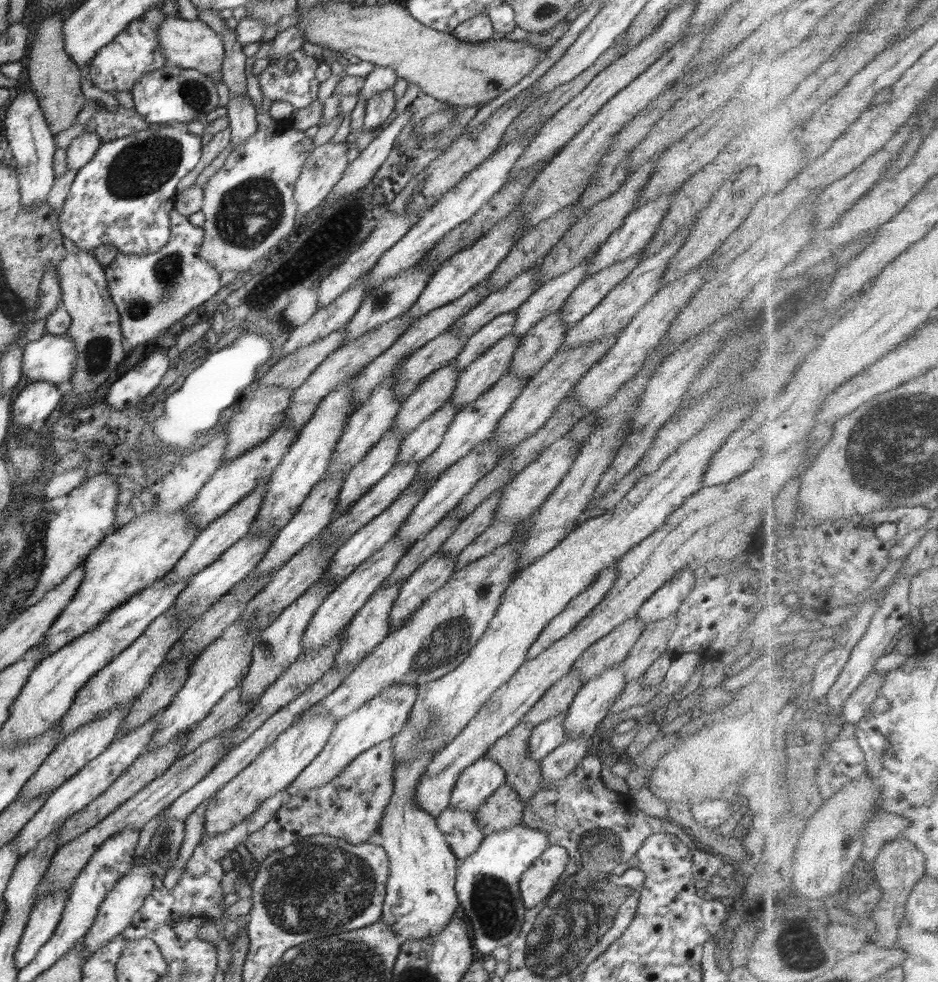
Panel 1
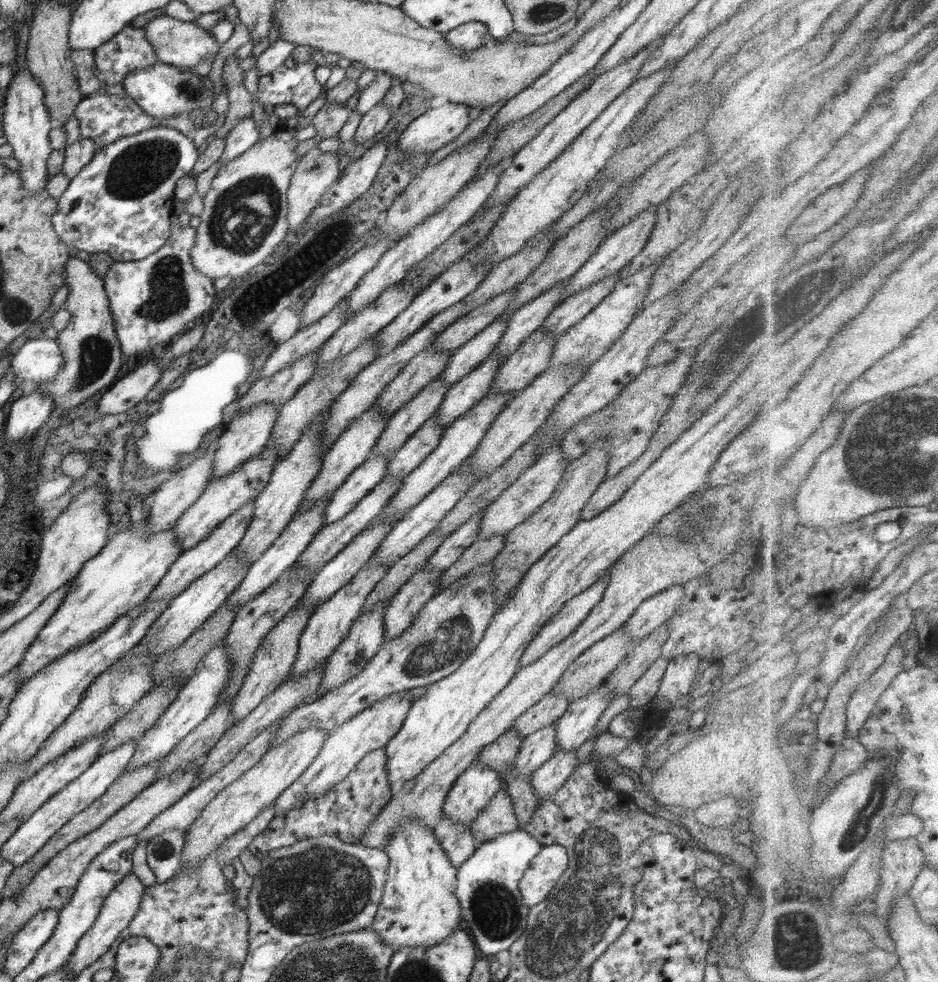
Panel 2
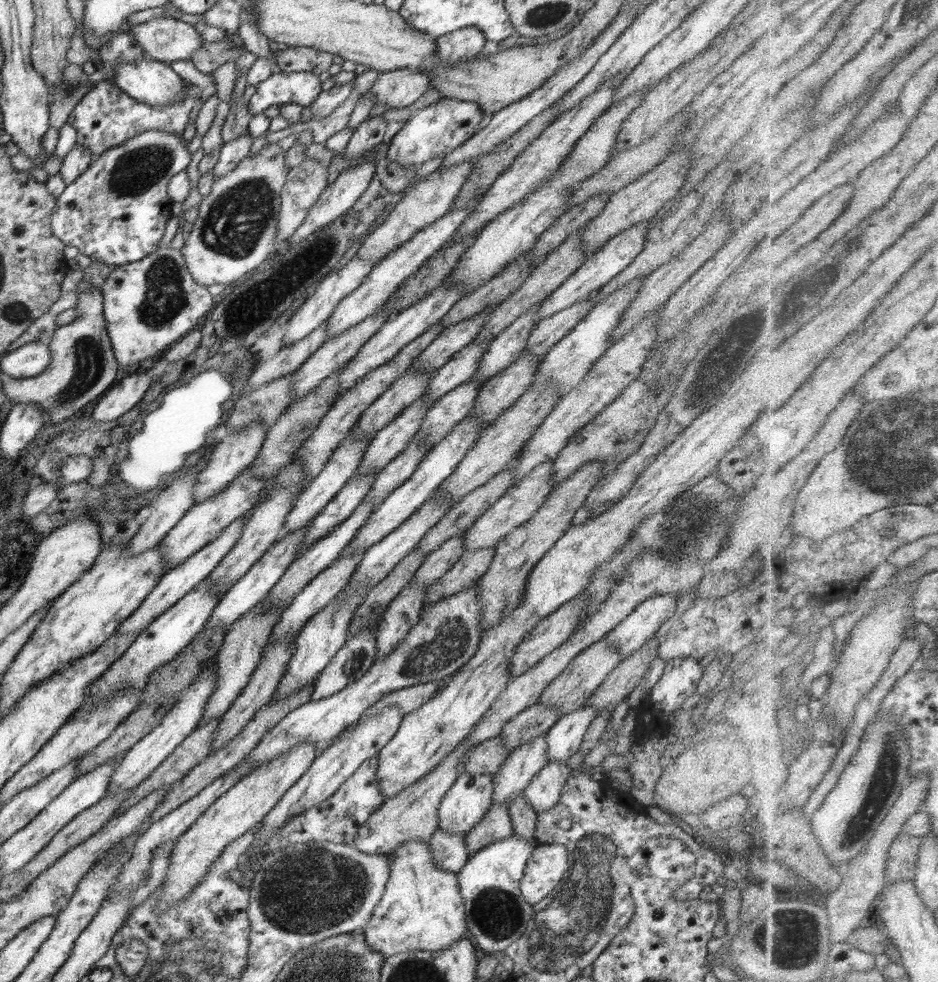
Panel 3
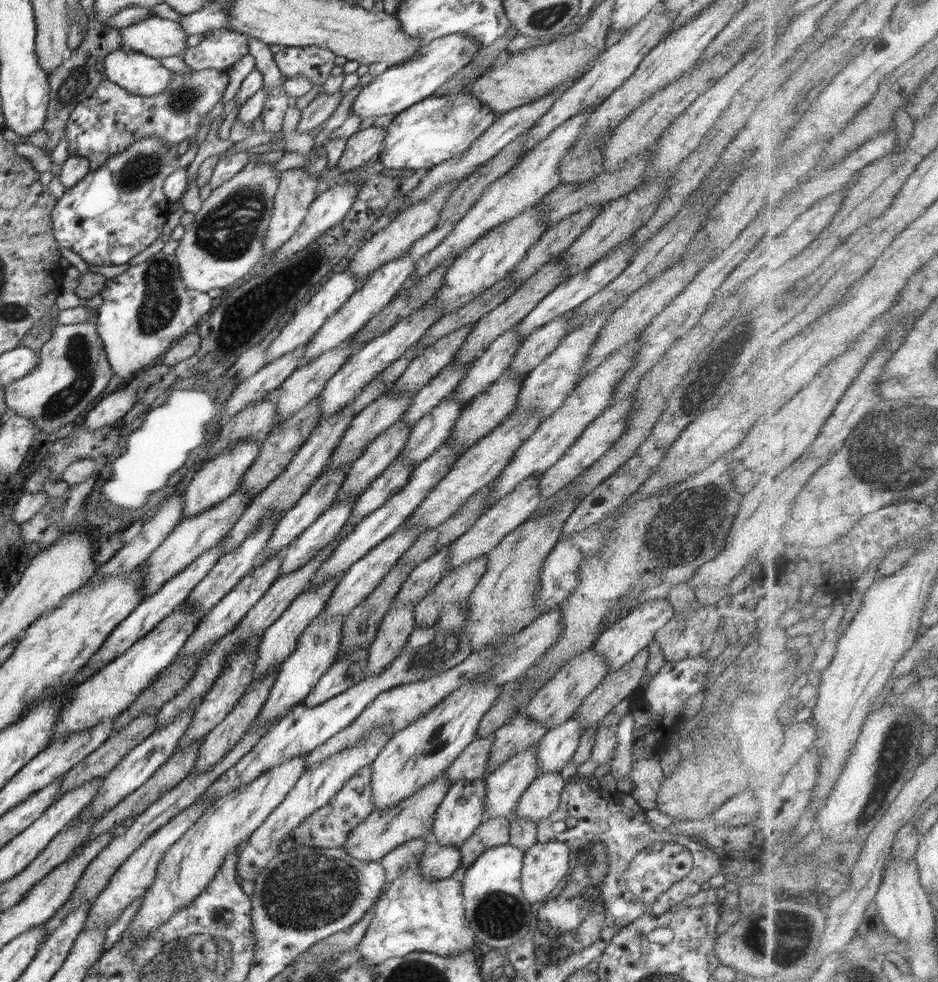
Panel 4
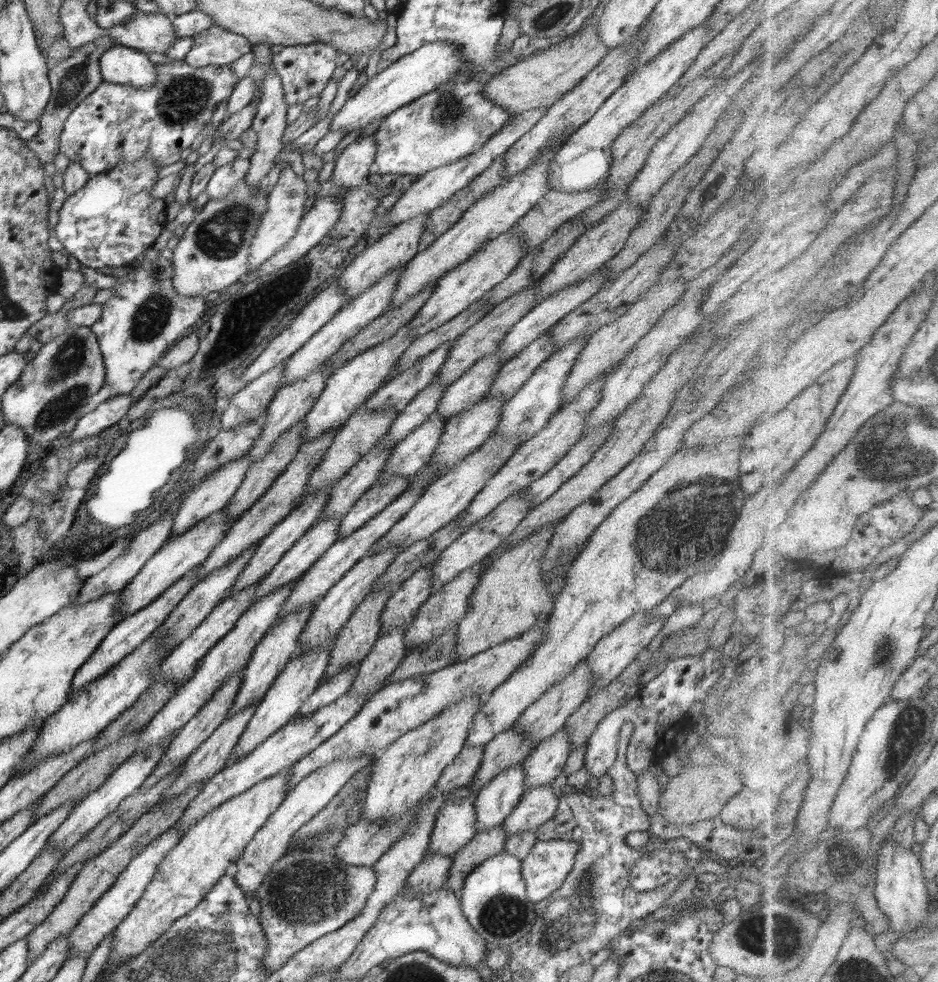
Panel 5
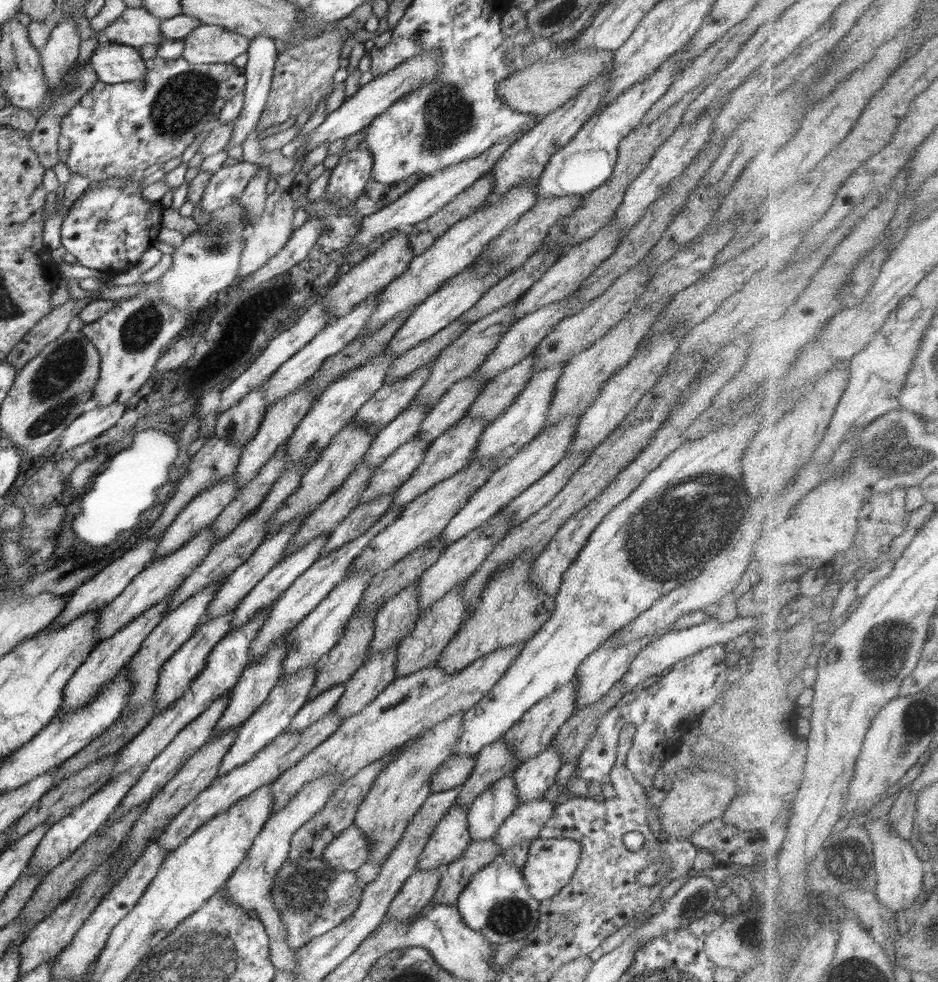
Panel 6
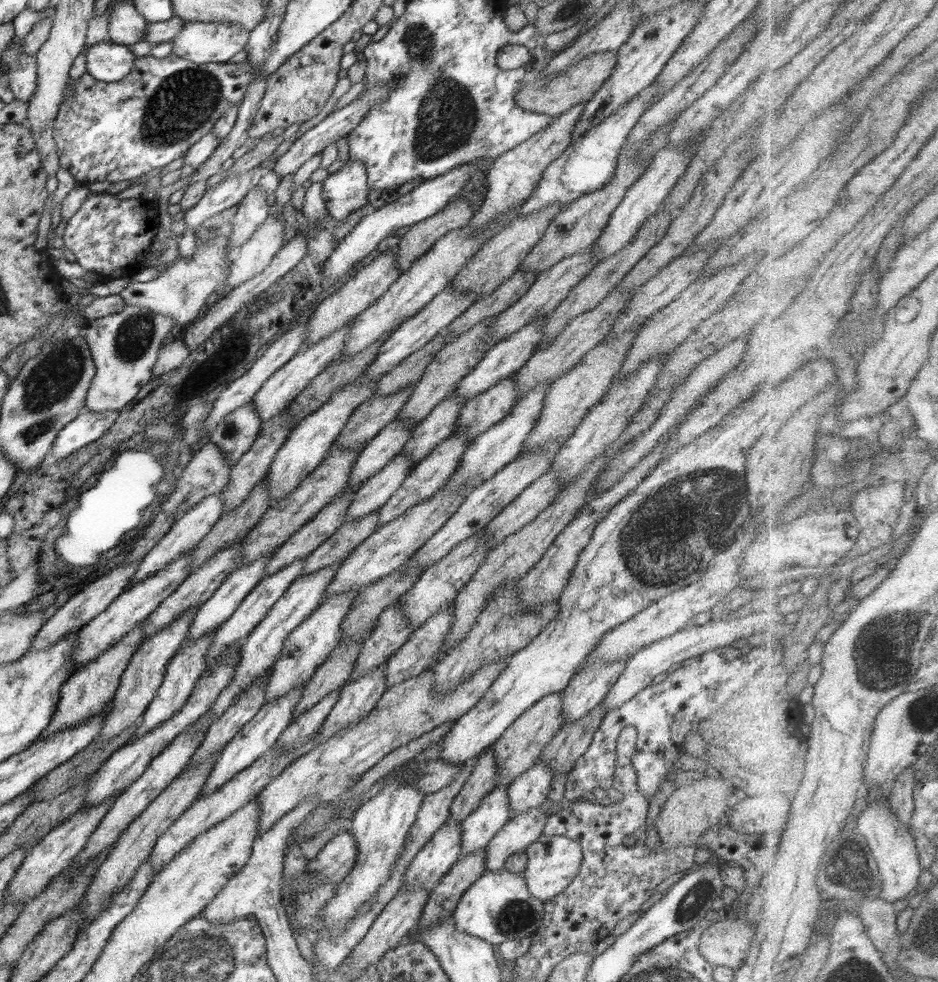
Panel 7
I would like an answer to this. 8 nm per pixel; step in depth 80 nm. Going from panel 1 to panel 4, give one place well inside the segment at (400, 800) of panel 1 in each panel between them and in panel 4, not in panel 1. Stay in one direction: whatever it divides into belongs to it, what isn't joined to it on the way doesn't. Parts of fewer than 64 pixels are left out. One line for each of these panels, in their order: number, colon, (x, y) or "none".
2: (418, 907)
3: (421, 909)
4: (415, 914)

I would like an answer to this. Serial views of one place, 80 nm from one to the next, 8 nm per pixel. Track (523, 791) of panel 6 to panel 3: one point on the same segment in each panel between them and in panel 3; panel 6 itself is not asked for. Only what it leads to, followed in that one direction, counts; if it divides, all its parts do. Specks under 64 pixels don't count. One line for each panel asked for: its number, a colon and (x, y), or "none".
3: (565, 738)
4: (556, 748)
5: (546, 761)

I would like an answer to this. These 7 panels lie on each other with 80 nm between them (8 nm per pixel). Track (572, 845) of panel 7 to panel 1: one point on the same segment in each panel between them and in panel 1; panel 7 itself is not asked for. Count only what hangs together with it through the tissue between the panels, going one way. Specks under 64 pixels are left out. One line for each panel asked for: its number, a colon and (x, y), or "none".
1: (539, 880)
2: (549, 864)
3: (548, 863)
4: (544, 865)
5: (544, 870)
6: (551, 863)

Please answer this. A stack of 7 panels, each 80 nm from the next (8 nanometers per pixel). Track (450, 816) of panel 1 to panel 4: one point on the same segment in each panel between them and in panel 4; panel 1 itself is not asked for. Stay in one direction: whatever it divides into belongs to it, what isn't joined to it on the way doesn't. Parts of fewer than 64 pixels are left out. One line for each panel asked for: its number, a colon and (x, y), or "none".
2: (456, 840)
3: (449, 851)
4: (438, 860)

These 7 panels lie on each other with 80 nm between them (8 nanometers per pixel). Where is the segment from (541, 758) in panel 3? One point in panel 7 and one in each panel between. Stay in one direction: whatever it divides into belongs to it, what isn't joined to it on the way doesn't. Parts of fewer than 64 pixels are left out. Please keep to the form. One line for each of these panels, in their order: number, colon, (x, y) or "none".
4: (504, 786)
5: (496, 800)
6: (485, 816)
7: (477, 830)

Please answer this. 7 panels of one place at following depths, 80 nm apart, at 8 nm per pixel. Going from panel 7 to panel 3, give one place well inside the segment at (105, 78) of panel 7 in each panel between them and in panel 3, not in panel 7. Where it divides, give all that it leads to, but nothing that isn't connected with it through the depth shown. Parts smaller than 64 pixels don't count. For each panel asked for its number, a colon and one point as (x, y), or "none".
3: (153, 83)
4: (138, 74)
5: (121, 65)
6: (114, 63)

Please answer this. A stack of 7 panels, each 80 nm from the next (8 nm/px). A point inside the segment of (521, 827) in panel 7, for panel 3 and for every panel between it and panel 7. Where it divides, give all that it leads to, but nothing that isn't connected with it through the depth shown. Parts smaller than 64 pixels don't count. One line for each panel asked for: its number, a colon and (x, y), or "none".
3: (543, 792)
4: (541, 799)
5: (539, 804)
6: (526, 822)

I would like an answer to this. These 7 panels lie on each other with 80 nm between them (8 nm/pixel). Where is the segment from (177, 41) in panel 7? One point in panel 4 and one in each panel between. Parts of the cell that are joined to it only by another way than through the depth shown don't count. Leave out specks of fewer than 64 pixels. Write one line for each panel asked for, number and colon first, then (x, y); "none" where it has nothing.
4: (221, 48)
5: (215, 46)
6: (207, 44)

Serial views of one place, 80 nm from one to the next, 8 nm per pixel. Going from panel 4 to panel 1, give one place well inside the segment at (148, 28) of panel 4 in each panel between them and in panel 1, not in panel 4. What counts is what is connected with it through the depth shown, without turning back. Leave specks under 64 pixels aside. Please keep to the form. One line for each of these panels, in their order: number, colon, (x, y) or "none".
1: (195, 45)
2: (179, 43)
3: (166, 39)

